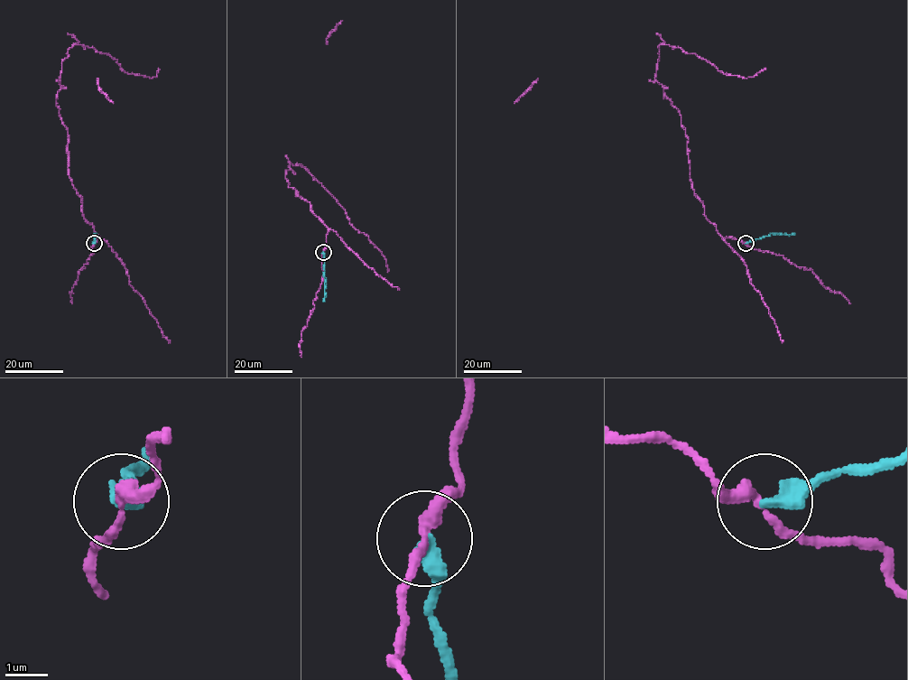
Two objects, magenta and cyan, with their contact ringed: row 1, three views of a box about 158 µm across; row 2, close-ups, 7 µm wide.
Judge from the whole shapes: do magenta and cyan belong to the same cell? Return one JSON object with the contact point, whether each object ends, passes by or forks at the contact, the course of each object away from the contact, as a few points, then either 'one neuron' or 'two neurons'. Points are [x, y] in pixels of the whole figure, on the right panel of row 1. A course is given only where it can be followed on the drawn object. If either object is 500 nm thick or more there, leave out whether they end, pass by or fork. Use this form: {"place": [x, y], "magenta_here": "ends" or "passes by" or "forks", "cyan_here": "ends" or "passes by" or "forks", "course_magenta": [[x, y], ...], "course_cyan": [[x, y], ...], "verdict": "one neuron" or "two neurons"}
{"place": [745, 243], "magenta_here": "passes by", "cyan_here": "ends", "course_magenta": [[745, 243], [722, 237], [693, 191], [680, 112], [655, 79], [658, 47], [724, 74], [765, 69]], "course_cyan": [[745, 243], [771, 233], [794, 233]], "verdict": "two neurons"}

